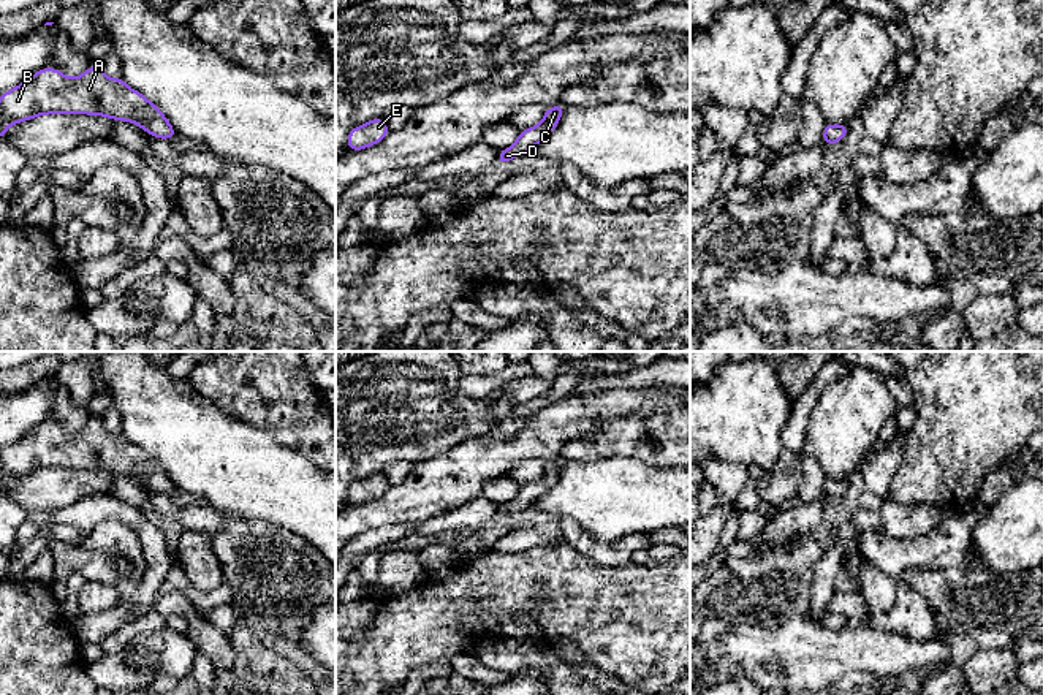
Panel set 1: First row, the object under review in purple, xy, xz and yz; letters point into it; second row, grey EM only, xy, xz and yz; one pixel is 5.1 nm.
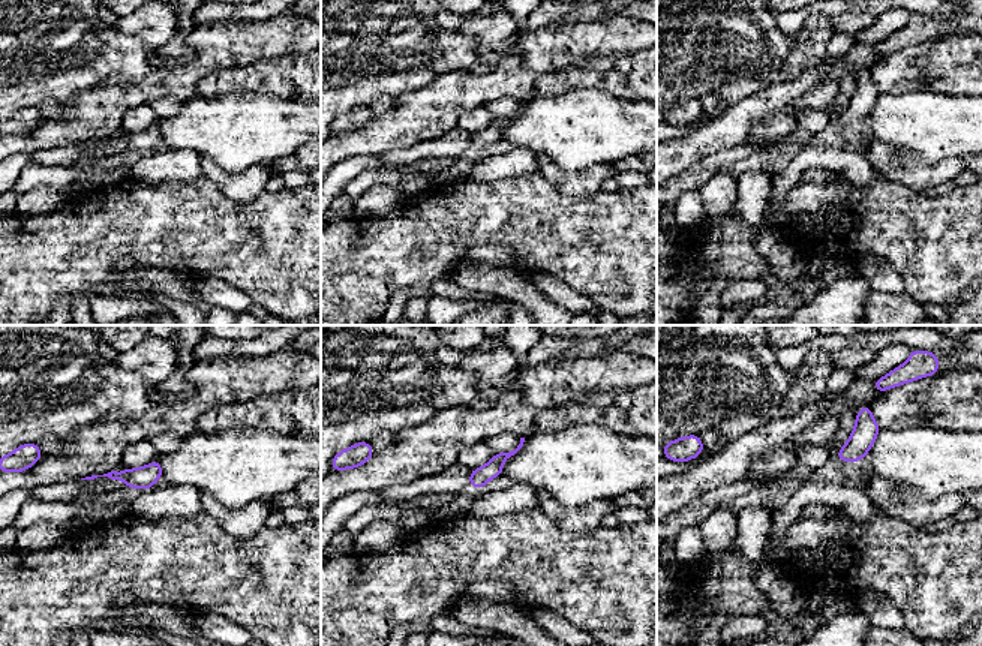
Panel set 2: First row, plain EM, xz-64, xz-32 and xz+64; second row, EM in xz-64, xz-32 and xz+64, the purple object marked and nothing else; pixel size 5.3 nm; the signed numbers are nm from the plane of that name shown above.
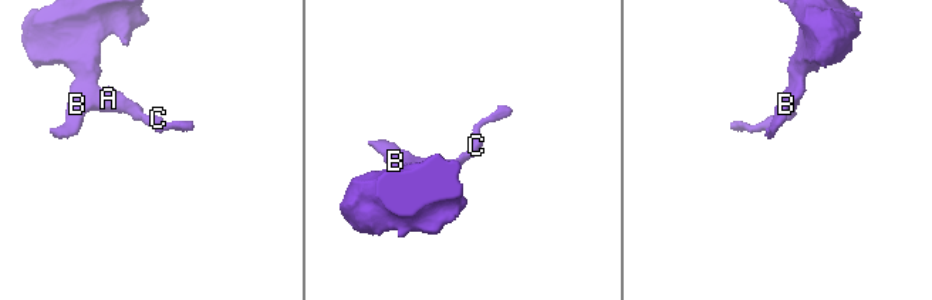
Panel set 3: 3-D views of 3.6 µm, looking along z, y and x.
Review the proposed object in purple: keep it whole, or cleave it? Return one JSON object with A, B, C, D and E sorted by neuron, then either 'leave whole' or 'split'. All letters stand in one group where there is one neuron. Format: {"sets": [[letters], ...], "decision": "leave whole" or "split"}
{"sets": [["A", "B", "C", "D", "E"]], "decision": "leave whole"}

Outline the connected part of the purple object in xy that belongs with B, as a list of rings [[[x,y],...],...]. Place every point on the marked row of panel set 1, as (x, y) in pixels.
[[[98,63],[76,79],[68,79],[55,68],[43,68],[2,93],[0,139],[6,141],[6,125],[41,114],[106,116],[133,122],[154,138],[173,139],[177,135],[160,108],[130,89],[122,78],[106,78]]]

